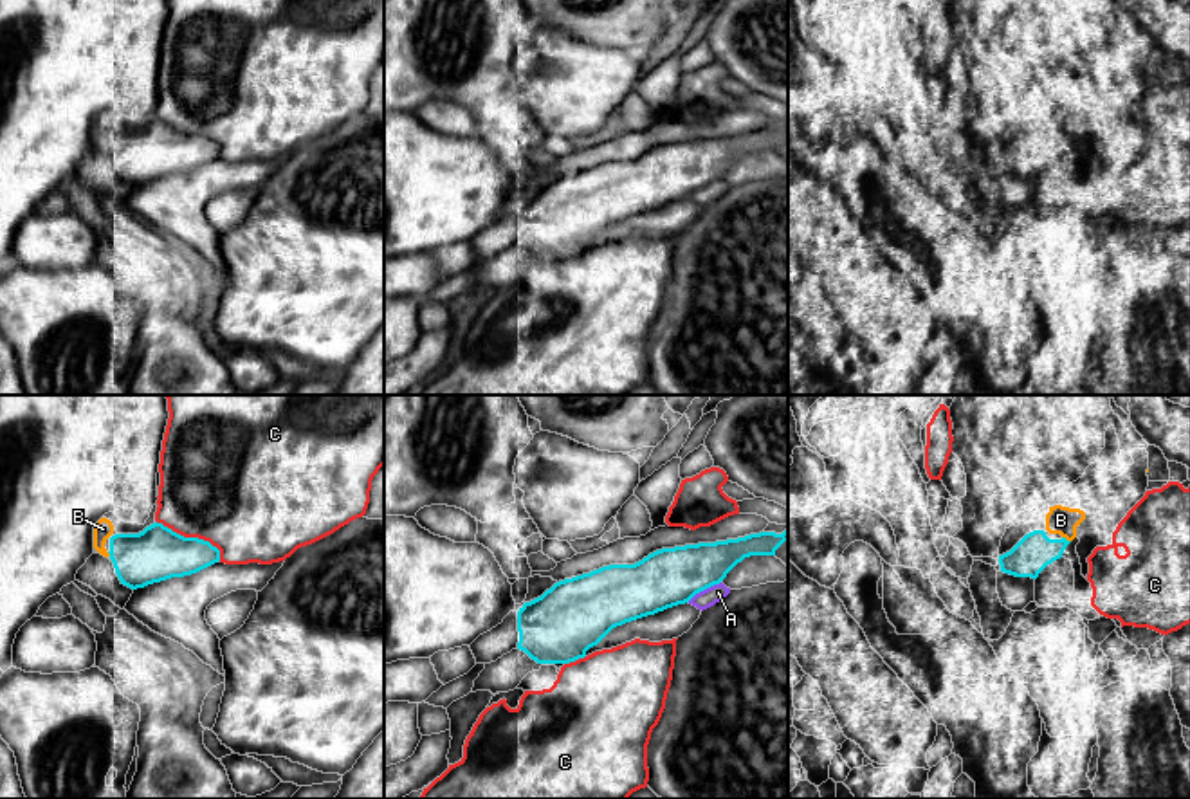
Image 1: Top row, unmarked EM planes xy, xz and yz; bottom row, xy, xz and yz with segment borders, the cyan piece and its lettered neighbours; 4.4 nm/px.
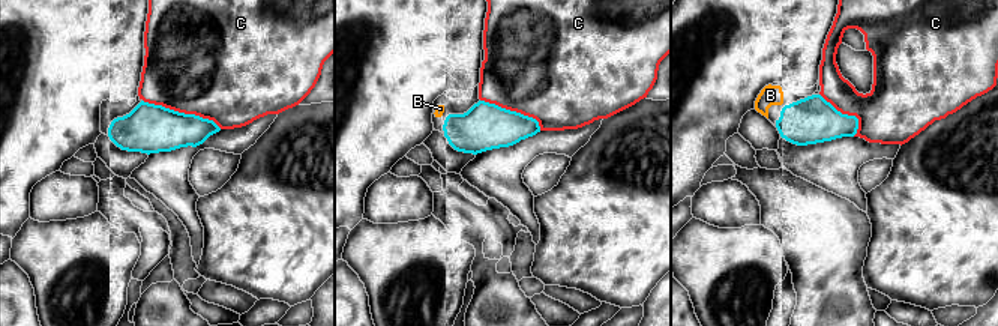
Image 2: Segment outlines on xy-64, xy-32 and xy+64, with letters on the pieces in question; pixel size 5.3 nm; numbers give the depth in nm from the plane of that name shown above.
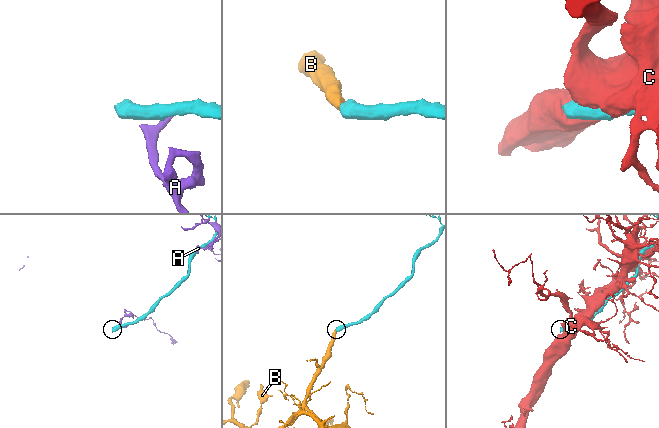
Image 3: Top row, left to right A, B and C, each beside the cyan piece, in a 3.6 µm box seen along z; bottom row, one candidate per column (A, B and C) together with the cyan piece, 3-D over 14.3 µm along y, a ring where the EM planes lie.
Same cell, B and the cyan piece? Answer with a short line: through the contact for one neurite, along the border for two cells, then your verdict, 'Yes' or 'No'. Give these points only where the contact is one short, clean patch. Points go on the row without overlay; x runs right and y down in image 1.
Yes

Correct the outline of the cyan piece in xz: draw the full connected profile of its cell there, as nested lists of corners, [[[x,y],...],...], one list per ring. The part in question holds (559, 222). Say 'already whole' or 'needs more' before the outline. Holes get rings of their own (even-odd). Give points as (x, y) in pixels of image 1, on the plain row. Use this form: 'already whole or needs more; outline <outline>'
already whole; outline [[[788,124],[662,144],[635,161],[609,161],[559,177],[519,204],[517,245],[537,260],[584,254],[613,224],[689,198],[745,153],[775,152],[784,137]]]

